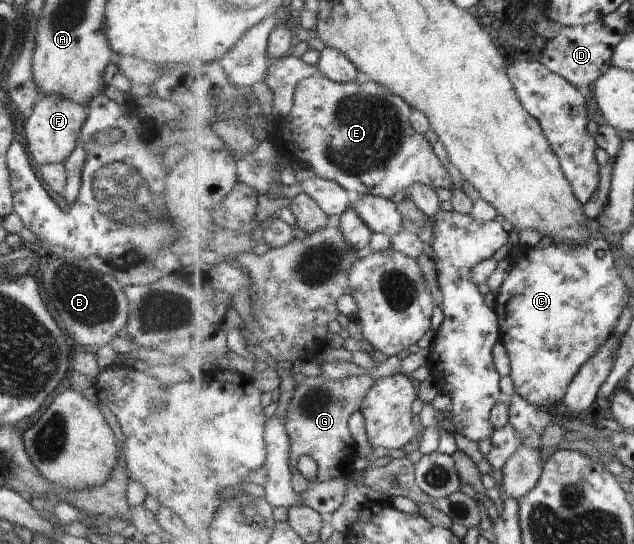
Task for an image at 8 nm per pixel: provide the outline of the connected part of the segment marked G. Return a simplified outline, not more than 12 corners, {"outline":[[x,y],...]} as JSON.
{"outline":[[375,375],[296,388],[286,427],[294,487],[313,482],[299,459],[318,463],[316,481],[355,473],[349,419],[377,385]]}

